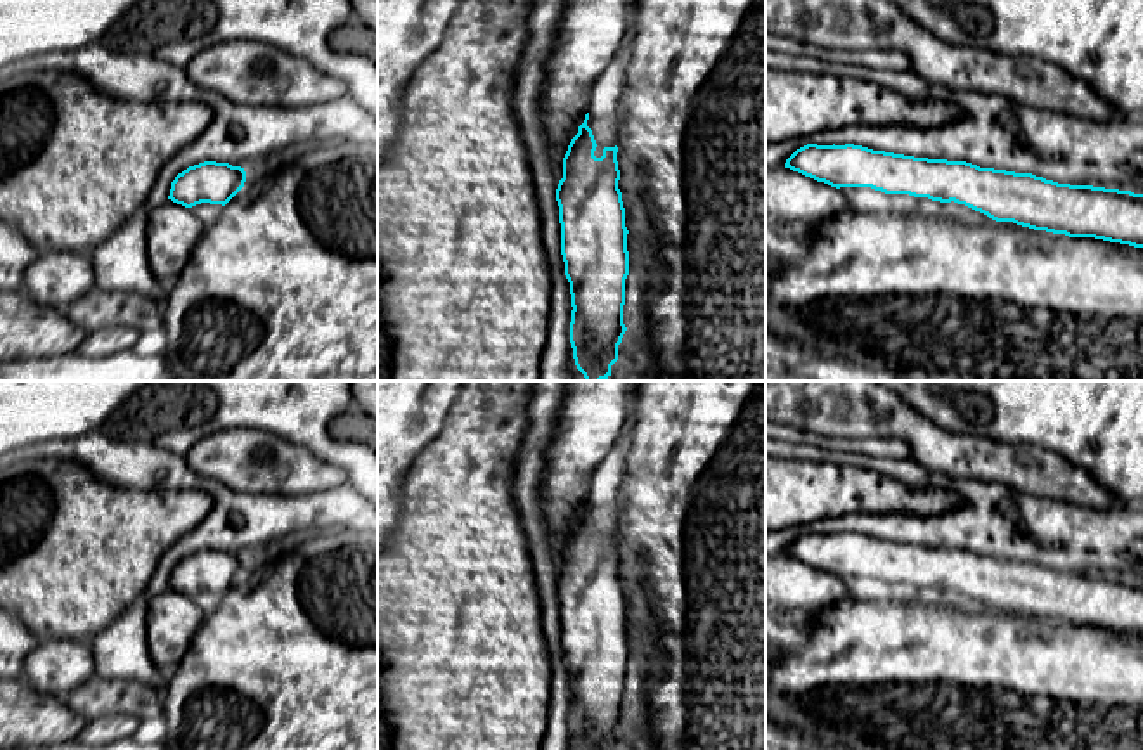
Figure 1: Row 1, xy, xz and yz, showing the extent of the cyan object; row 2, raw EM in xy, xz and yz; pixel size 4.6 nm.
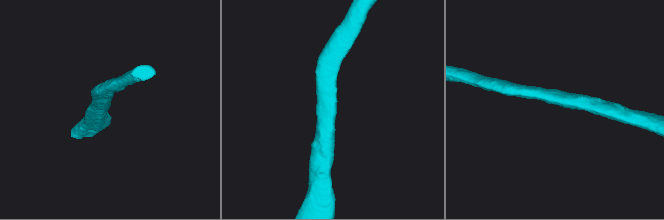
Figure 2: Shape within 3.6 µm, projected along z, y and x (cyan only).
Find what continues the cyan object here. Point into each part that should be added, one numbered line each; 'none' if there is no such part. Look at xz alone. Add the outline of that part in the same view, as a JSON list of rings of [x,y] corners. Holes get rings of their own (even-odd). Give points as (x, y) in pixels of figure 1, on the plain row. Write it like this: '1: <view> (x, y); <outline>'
1: xz (603, 497); [[[623,430],[591,478],[587,514],[592,518],[597,532],[594,539],[596,546],[603,544],[604,535],[617,533],[617,511],[620,508],[618,488],[623,482],[629,445],[629,431]]]

